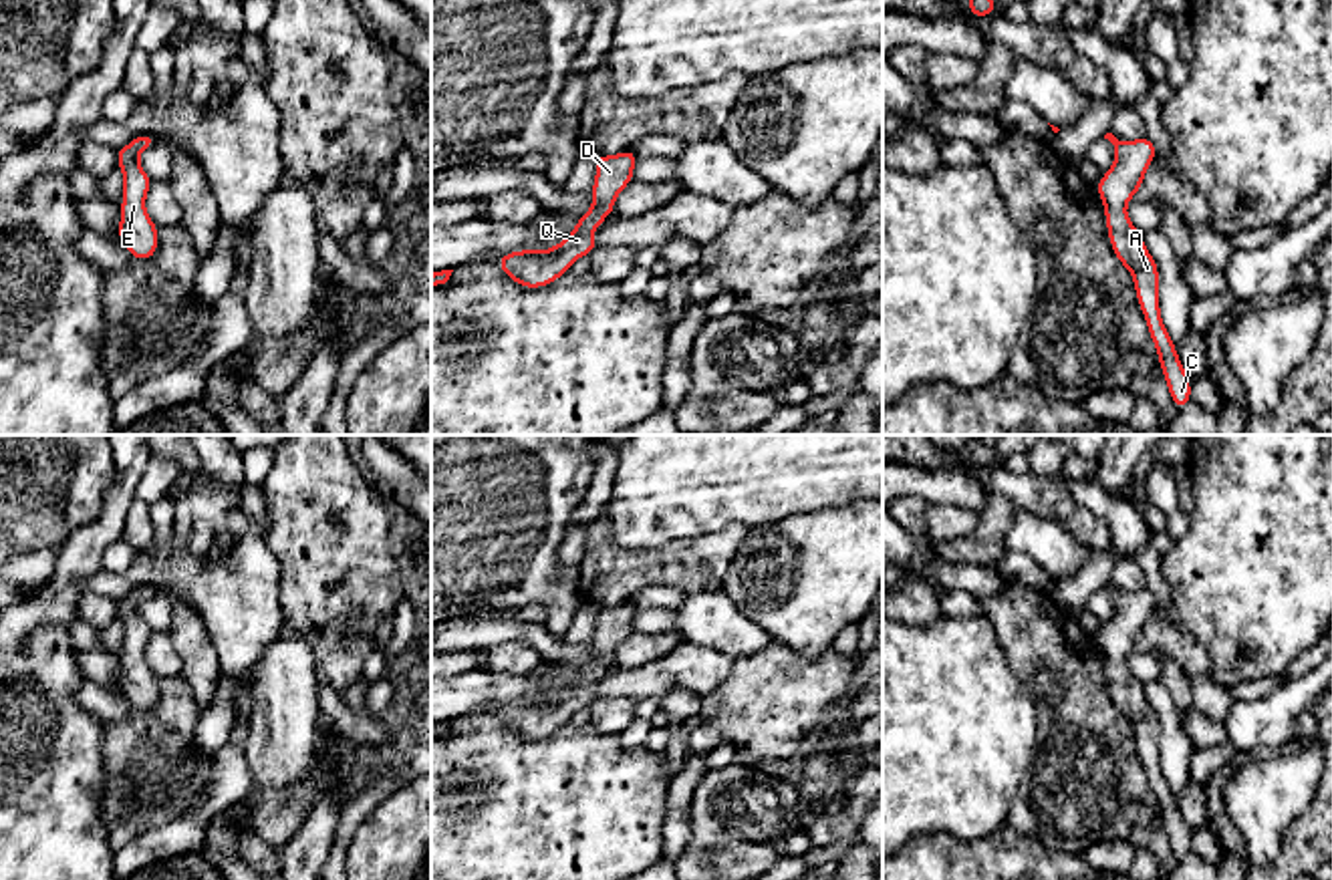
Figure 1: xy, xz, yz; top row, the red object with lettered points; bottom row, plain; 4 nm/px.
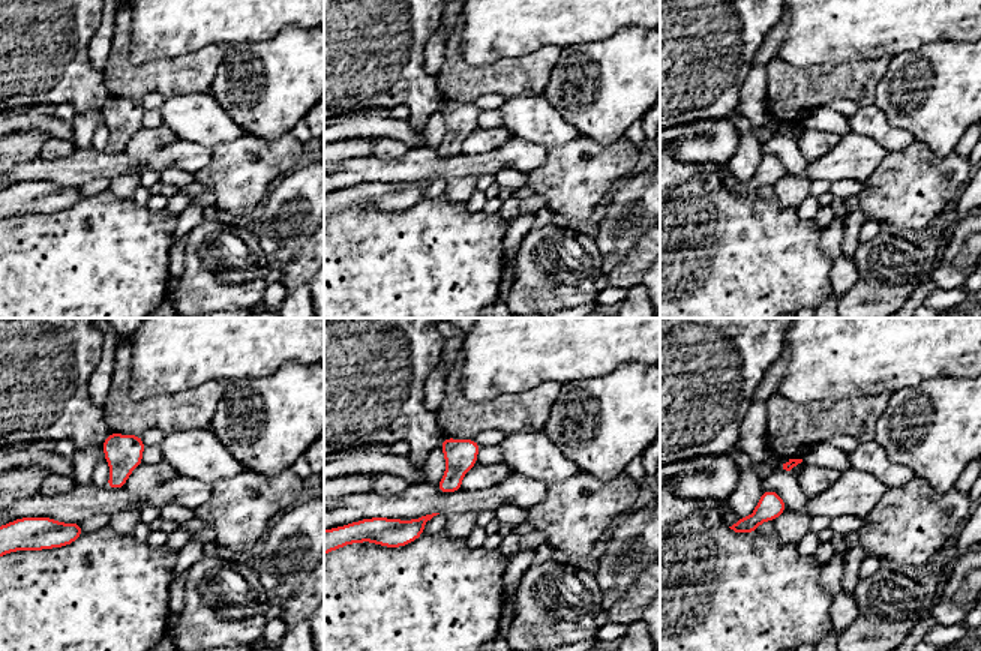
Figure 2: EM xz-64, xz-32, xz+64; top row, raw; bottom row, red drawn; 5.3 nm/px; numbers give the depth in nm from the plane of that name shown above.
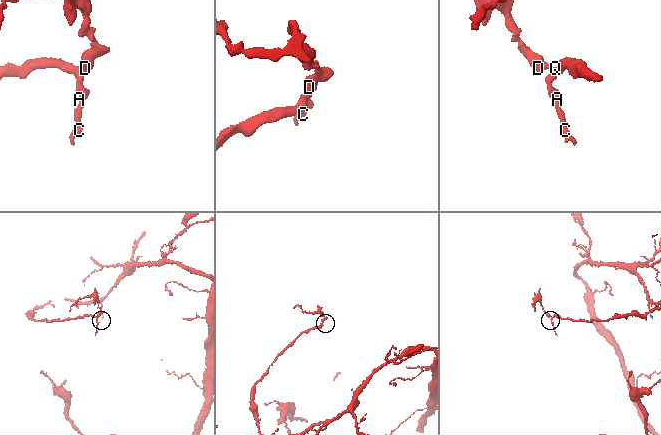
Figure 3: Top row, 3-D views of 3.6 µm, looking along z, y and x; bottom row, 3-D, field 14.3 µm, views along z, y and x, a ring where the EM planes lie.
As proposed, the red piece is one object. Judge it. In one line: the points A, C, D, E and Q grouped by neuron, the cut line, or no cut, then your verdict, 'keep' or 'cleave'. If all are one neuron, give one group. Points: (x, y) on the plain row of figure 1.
groups A C D E Q; cut none; keep

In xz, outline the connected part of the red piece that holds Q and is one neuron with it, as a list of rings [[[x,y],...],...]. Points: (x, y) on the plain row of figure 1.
[[[633,600],[617,606],[596,606],[596,626],[590,640],[592,658],[578,669],[572,685],[550,701],[502,705],[498,711],[502,723],[522,739],[542,739],[568,725],[574,711],[590,707],[598,697],[592,683],[615,663],[617,646],[633,632],[637,610]]]

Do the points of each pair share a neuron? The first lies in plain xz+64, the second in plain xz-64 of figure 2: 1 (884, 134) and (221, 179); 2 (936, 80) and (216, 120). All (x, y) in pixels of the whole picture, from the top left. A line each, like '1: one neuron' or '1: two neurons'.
1: two neurons
2: two neurons

